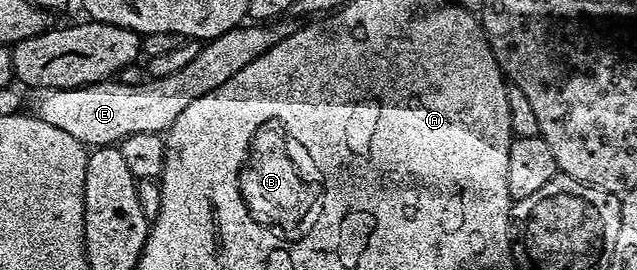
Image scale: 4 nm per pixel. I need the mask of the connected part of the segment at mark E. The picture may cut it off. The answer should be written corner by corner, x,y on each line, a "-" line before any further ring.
275,19
269,23
243,23
235,29
224,31
219,37
209,38
199,48
196,59
192,59
192,63
187,63
181,71
146,79
143,85
125,85
118,81
122,79
111,79
95,81
78,89
55,87
45,90
38,101
36,115
44,123
52,123
52,127
68,131
72,139
87,147
117,146
126,136
140,132
165,134
176,115
180,115
180,111
184,111
184,107
188,107
192,99
200,99
200,95
216,91
221,85
228,83
232,75
248,67
248,63
267,53
285,37
294,34
295,22
286,20
290,19

